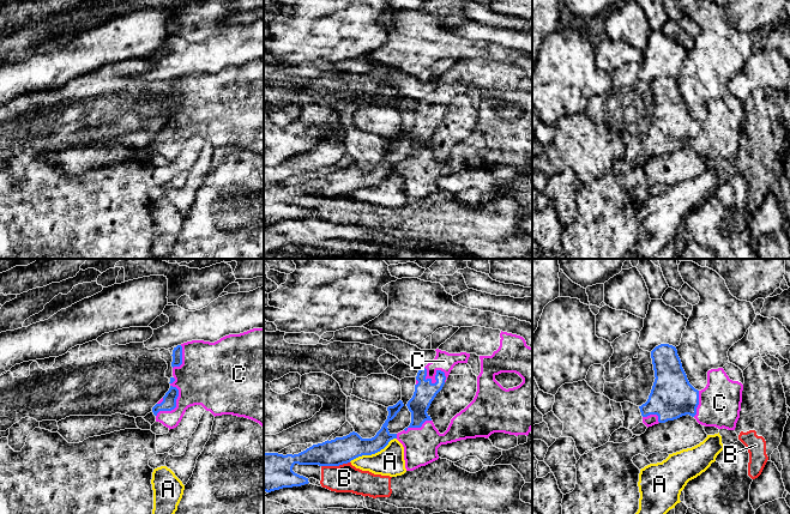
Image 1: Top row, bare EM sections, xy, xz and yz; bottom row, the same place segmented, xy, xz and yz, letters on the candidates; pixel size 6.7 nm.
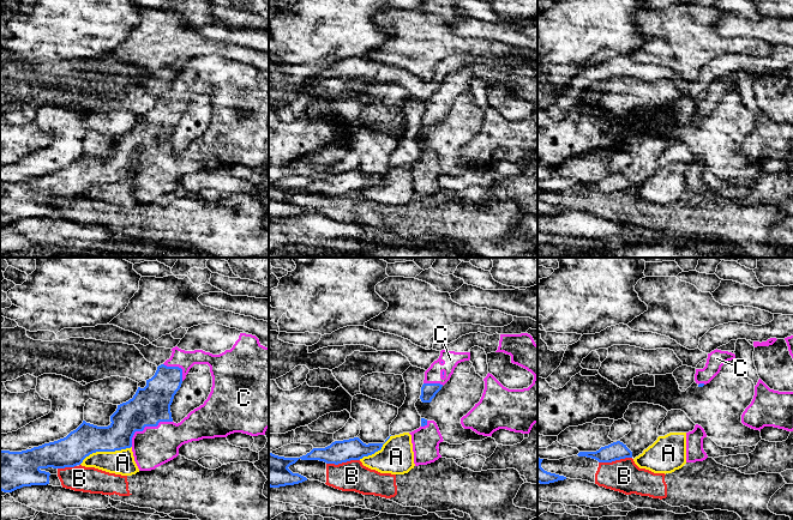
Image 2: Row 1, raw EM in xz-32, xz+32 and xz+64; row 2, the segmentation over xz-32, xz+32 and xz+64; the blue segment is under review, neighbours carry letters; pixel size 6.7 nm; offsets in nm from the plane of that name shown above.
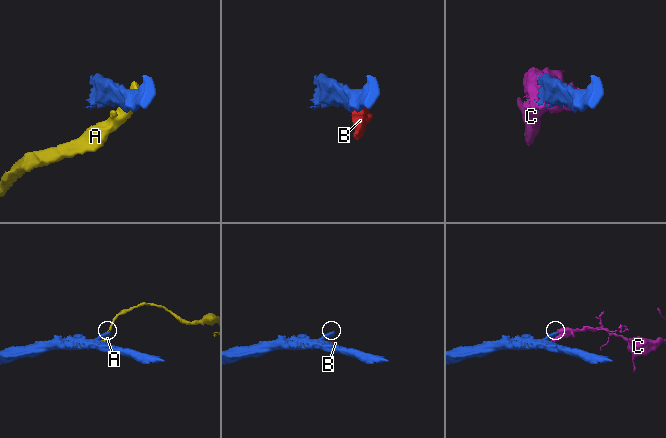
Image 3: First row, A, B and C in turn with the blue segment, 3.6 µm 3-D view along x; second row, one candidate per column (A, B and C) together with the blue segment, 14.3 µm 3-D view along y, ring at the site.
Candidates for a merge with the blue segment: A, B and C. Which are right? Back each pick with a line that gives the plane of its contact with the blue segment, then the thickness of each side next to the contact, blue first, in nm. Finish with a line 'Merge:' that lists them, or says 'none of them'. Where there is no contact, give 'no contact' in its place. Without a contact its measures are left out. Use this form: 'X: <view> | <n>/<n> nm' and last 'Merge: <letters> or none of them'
C: xy | 100/360 nm
Merge: C

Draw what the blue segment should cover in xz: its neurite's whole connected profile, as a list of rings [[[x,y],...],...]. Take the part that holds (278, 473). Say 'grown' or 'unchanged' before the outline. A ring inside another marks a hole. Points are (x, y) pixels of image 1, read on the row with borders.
grown | [[[481,326],[460,327],[435,351],[435,358],[417,373],[414,395],[406,404],[411,412],[411,423],[408,428],[398,434],[391,434],[387,428],[388,422],[404,406],[403,401],[399,400],[396,405],[387,407],[387,419],[372,439],[362,439],[357,433],[352,431],[346,436],[313,445],[294,455],[264,453],[264,491],[271,492],[283,488],[308,484],[308,478],[293,471],[295,464],[339,466],[358,456],[380,452],[393,439],[397,439],[404,447],[406,471],[414,471],[438,460],[438,448],[441,445],[466,439],[488,439],[494,433],[505,433],[515,436],[529,435],[532,429],[532,347],[526,345],[523,337]],[[471,353],[476,353],[481,359],[476,395],[464,410],[451,419],[447,430],[440,434],[427,411],[436,394],[442,389],[453,367],[458,363],[468,363]],[[501,373],[515,373],[523,379],[523,382],[517,387],[506,389],[495,380],[495,376]]]

